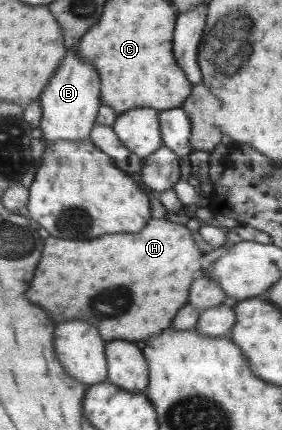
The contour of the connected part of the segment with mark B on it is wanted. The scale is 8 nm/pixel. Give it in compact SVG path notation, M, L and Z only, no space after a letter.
M76 46L67 48L58 70L50 79L48 87L39 96L43 117L39 127L46 142L58 140L88 139L98 116L100 103L100 76L92 62L76 54Z

